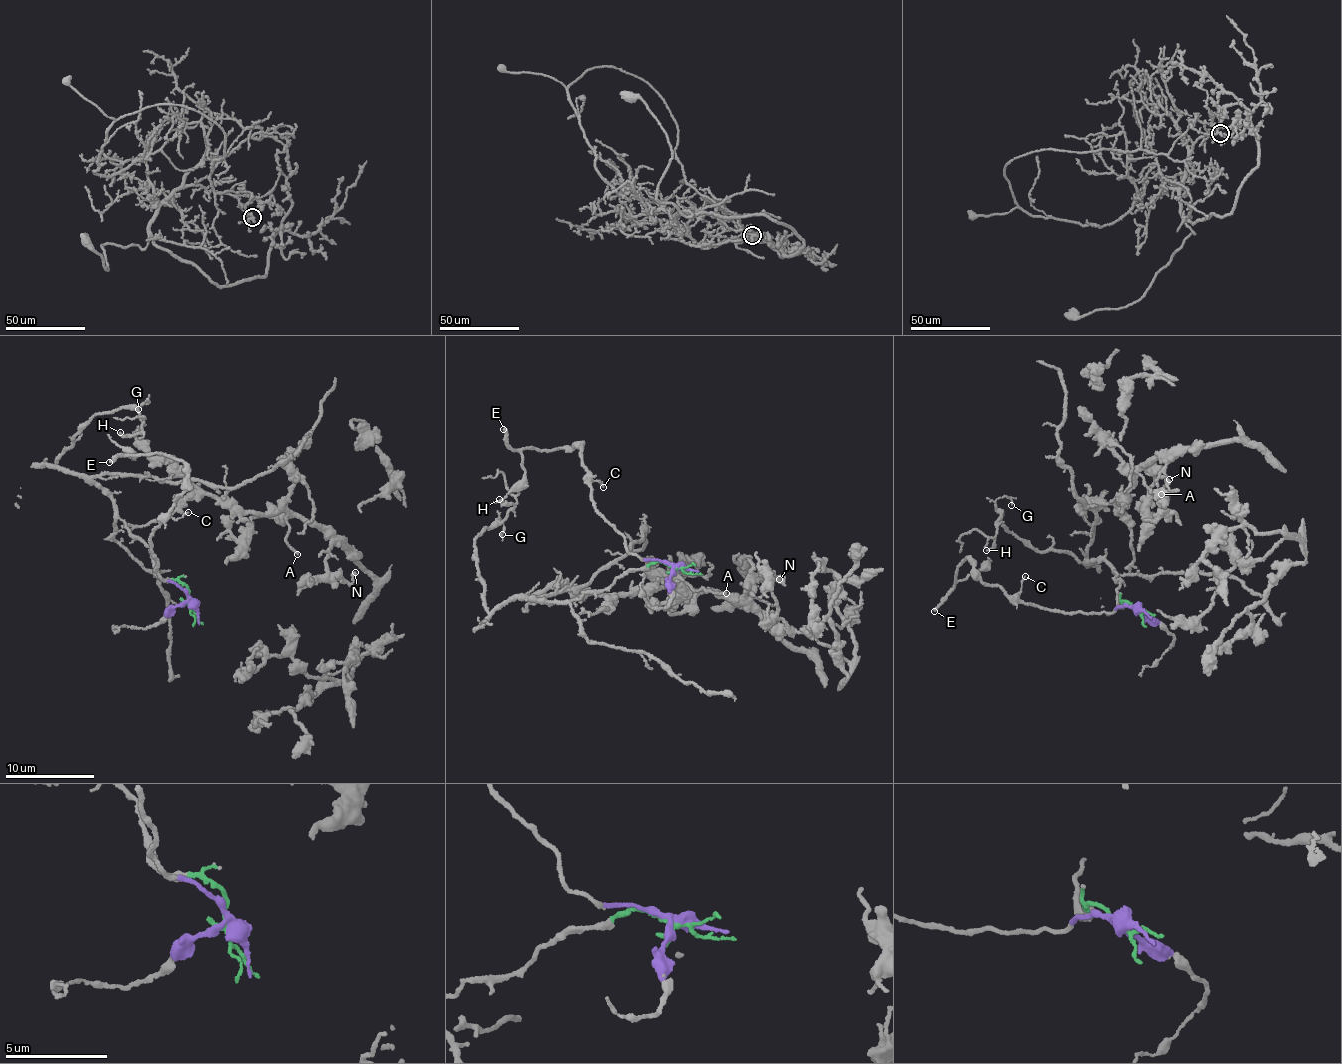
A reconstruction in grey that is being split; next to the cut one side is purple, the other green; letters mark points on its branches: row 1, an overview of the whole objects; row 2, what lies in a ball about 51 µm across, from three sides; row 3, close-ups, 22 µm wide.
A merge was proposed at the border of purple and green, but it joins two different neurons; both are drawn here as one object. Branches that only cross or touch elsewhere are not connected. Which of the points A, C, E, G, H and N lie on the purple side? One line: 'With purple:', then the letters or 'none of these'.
With purple: C, E

